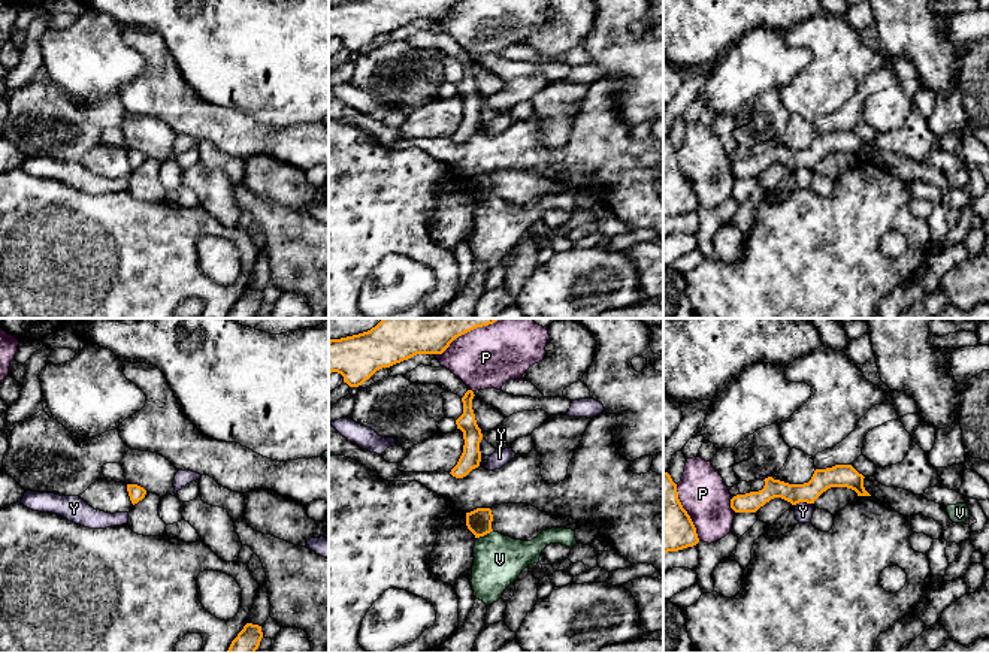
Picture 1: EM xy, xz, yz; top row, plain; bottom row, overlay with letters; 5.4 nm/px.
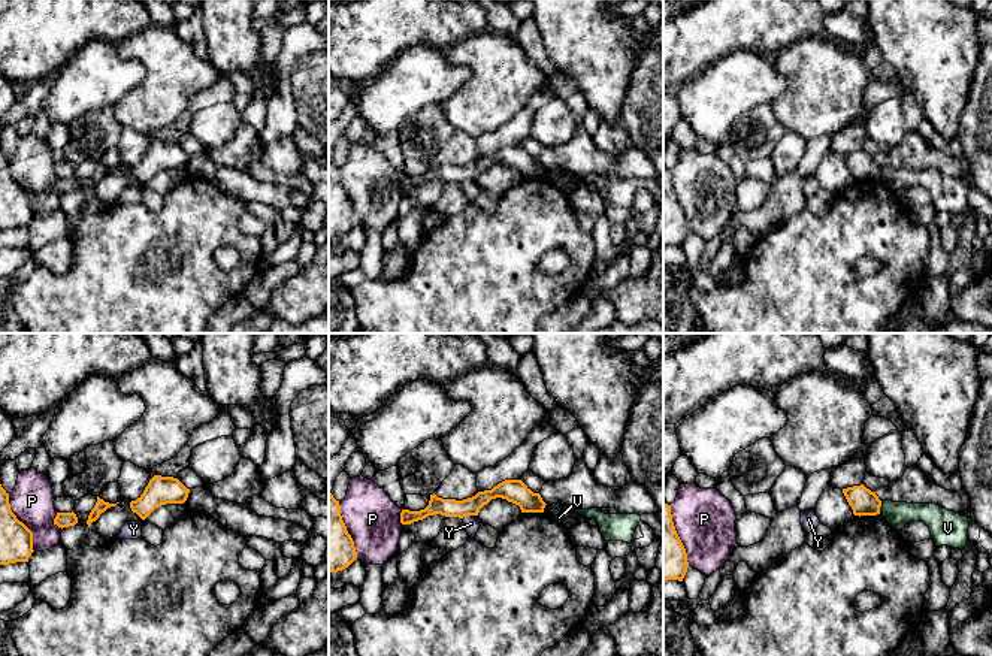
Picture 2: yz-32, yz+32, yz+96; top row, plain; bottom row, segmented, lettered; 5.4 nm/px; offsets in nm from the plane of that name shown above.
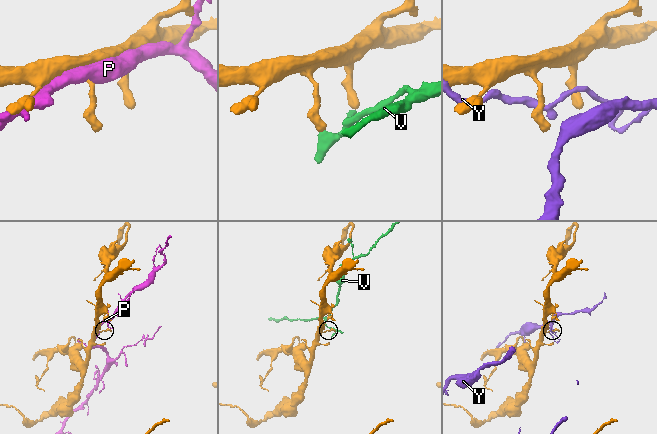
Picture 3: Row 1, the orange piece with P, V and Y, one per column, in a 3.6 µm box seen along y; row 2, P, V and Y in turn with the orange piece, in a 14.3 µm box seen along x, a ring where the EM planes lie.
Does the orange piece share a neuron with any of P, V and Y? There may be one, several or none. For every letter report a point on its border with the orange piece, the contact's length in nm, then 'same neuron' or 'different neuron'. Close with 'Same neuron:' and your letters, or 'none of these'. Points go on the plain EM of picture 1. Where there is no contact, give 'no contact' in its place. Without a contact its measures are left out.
P: contact xz (448, 11); length 190 nm; different neuron
V: contact xz (484, 199); length 100 nm; different neuron
Y: contact yz (803, 166); length 100 nm; different neuron
Same neuron: none of these

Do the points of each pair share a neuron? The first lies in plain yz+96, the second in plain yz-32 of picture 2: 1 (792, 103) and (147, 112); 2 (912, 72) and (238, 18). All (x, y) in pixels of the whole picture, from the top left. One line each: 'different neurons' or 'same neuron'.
1: same neuron
2: same neuron

